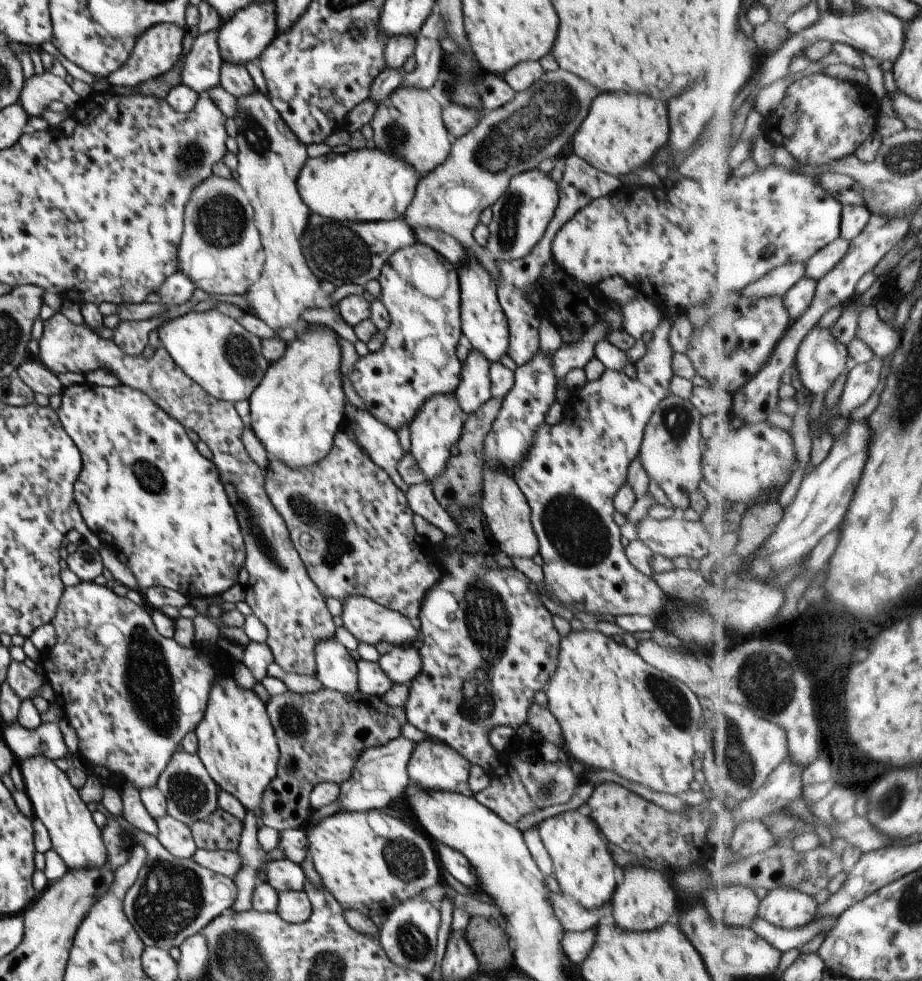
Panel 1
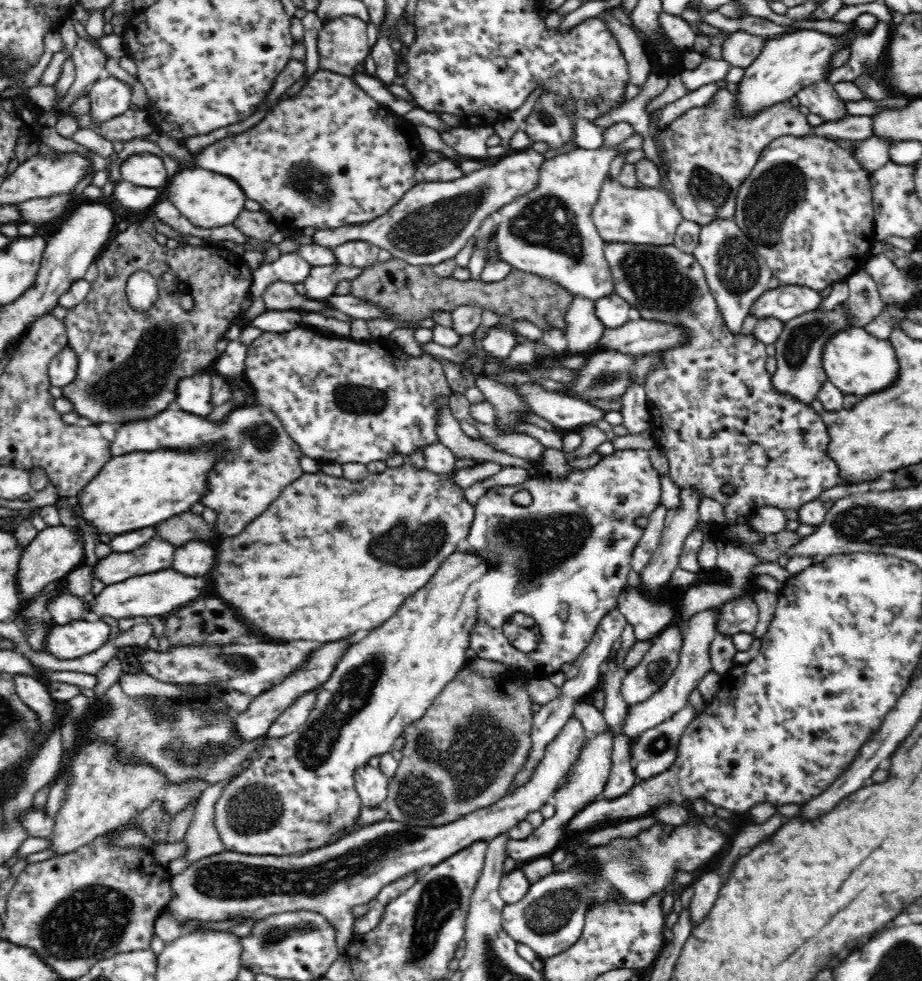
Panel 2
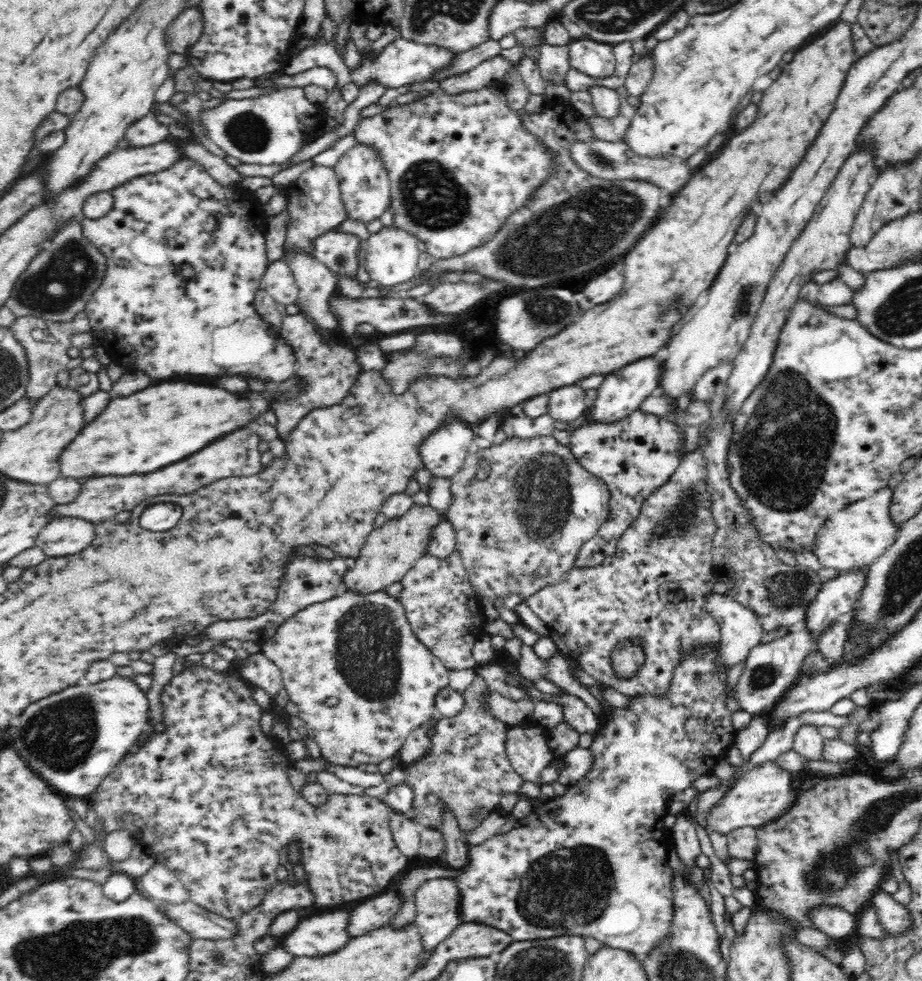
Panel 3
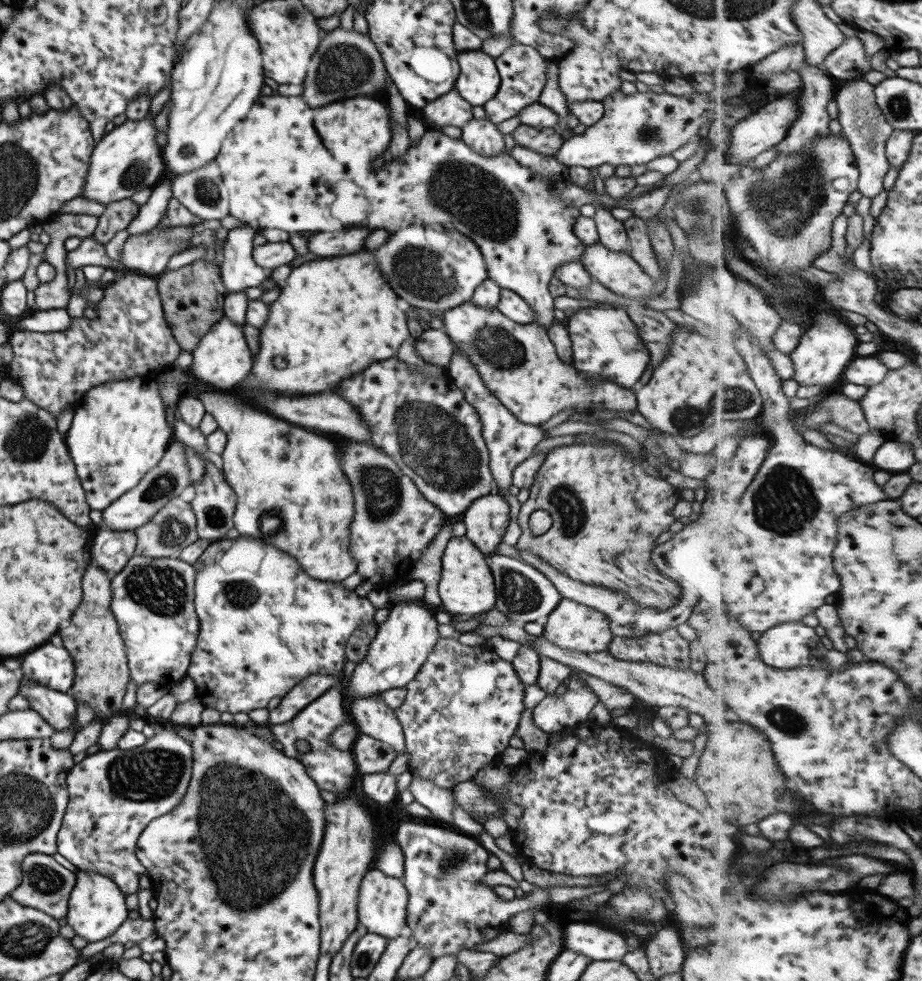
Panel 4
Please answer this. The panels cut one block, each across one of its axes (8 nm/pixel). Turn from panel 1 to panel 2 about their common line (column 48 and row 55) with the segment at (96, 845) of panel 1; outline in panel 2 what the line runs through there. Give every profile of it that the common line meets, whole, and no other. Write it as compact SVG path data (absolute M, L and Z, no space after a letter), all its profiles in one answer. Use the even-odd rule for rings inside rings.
M863 13L850 22L851 28L840 34L800 29L779 39L766 38L762 42L761 53L748 68L745 68L744 77L739 82L739 92L736 94L736 98L741 112L743 114L762 112L764 108L768 108L772 104L789 100L803 88L828 79L828 76L836 69L833 68L833 58L842 49L850 51L850 46L856 38L870 35L878 22L878 18L872 14Z

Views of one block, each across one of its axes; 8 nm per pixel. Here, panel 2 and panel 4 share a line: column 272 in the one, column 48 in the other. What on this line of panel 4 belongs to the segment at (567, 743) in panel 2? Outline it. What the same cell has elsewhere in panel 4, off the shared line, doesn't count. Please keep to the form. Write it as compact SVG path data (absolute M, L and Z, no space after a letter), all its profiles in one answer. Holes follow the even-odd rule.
M39 853L29 854L21 861L22 879L10 892L10 896L17 904L24 907L36 908L51 916L51 919L64 918L68 907L68 898L75 884L75 873L59 865L51 855Z

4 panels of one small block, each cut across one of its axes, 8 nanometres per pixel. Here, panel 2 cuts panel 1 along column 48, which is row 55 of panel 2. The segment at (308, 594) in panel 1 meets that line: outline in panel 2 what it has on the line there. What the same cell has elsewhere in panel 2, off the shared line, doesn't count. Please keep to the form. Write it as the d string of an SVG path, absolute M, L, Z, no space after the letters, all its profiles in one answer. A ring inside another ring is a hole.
M342 15L324 21L317 40L318 69L353 80L358 66L363 68L371 54L366 41L366 26L357 16Z

